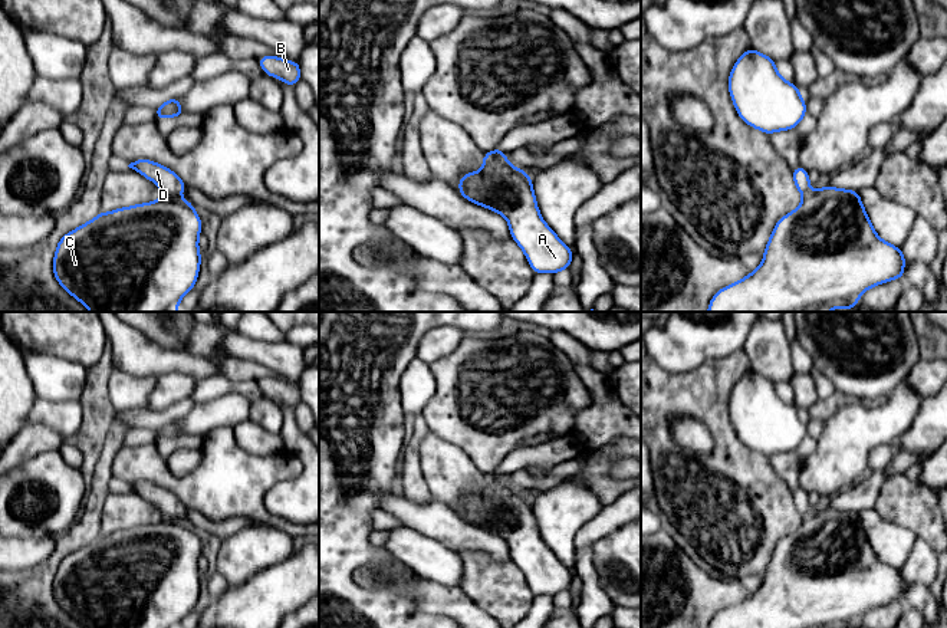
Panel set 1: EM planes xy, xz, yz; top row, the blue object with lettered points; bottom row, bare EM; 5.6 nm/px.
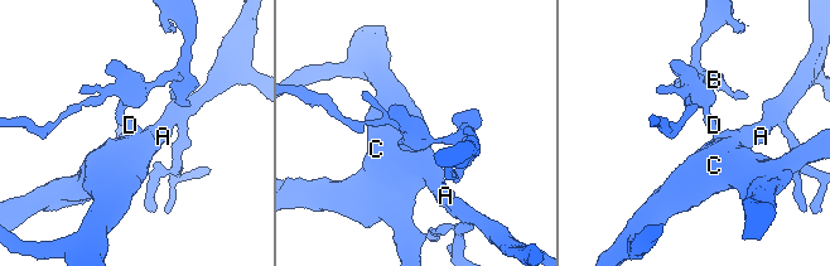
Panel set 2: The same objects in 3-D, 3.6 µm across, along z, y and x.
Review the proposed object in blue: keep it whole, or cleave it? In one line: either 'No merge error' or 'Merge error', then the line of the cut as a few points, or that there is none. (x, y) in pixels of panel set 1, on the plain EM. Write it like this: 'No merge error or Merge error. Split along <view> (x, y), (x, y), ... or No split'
Merge error. Split along xy (165, 516), (180, 519)

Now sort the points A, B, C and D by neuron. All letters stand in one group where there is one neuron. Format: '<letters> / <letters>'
A C / B D

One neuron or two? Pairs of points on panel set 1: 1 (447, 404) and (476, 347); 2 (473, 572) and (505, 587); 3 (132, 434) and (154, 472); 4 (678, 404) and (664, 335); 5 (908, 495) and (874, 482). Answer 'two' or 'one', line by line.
1: one
2: one
3: two
4: two
5: two

